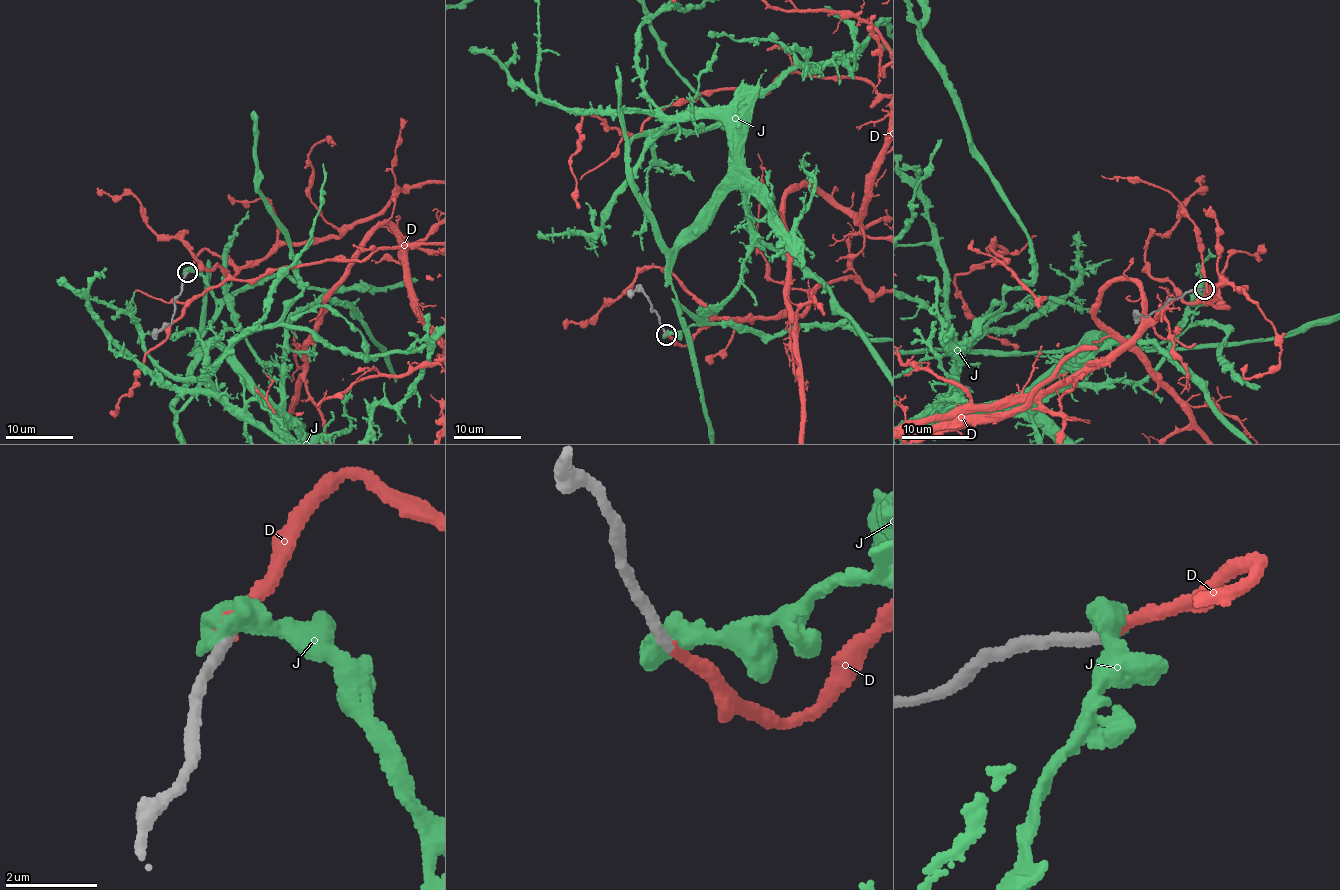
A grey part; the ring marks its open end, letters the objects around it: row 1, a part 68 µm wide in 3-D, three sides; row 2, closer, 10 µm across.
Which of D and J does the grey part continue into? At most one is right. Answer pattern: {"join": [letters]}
{"join": ["D"]}

